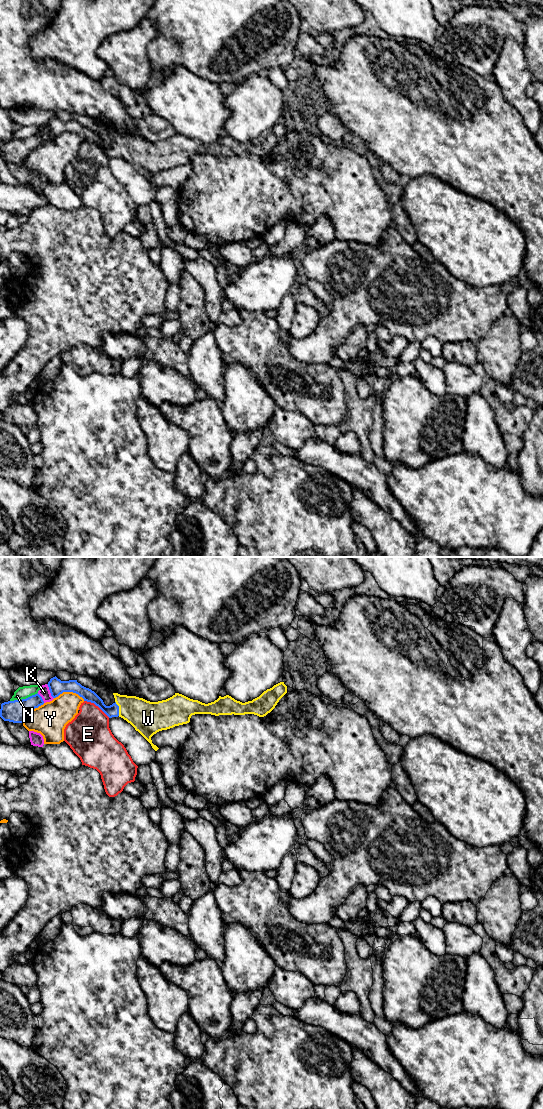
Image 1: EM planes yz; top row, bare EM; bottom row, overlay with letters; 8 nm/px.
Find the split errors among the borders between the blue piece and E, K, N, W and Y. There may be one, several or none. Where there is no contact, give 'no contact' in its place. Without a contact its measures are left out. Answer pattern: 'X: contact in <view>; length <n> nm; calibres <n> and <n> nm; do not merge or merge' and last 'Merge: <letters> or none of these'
E: contact in yz; length 240 nm; calibres 100 and 360 nm; do not merge
K: contact in yz; length 130 nm; calibres 120 and 90 nm; do not merge
N: contact in yz; length 240 nm; calibres 180 and 100 nm; do not merge
W: contact in yz; length 120 nm; calibres 100 and 260 nm; merge
Y: contact in yz; length 240 nm; calibres 120 and 260 nm; do not merge
Merge: W

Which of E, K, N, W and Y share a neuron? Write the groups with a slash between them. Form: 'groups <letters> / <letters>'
groups E / K / N / W / Y

